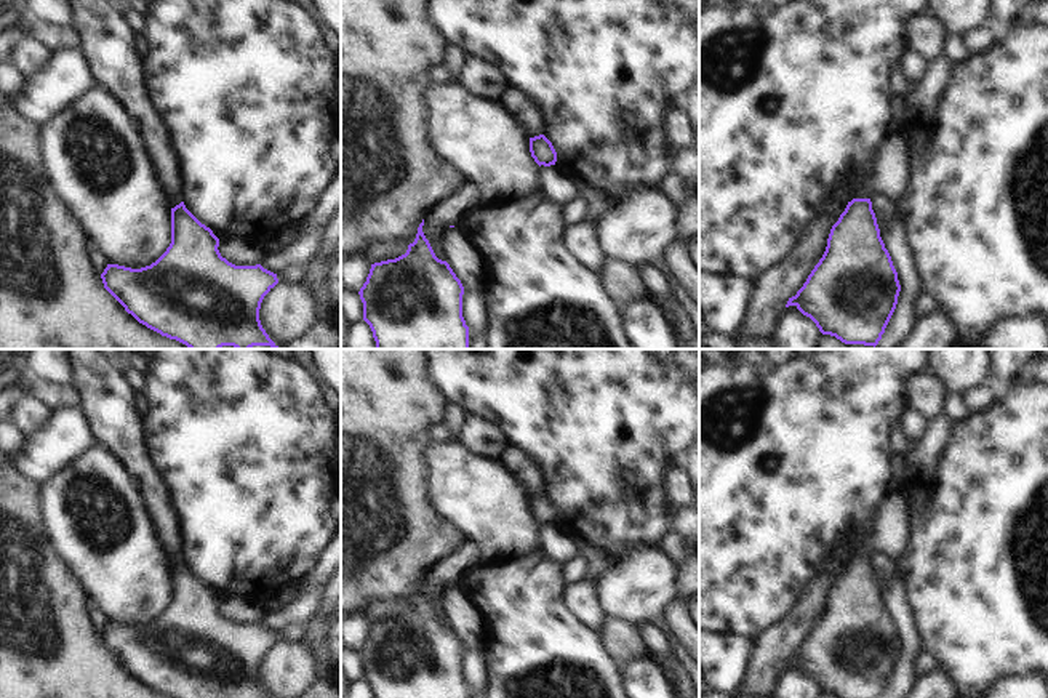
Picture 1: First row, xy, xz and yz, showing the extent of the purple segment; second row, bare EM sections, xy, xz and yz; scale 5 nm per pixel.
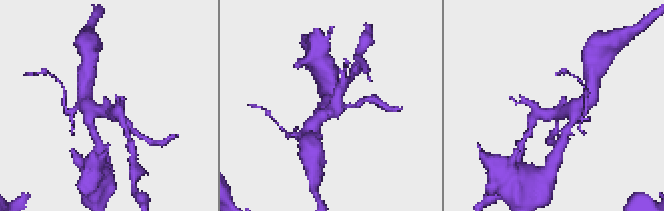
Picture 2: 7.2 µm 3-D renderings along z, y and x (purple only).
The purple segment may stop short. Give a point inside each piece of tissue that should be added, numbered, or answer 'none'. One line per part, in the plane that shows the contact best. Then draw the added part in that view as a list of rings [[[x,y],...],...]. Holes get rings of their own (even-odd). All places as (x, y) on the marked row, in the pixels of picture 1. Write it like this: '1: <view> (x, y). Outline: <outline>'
1: yz (890, 175). Outline: [[[891,131],[875,157],[870,176],[854,199],[872,199],[874,195],[899,199],[907,191],[909,181],[910,150],[906,141]]]

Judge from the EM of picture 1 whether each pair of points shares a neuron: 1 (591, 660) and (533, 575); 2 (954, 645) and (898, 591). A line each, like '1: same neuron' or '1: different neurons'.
1: same neuron
2: different neurons

